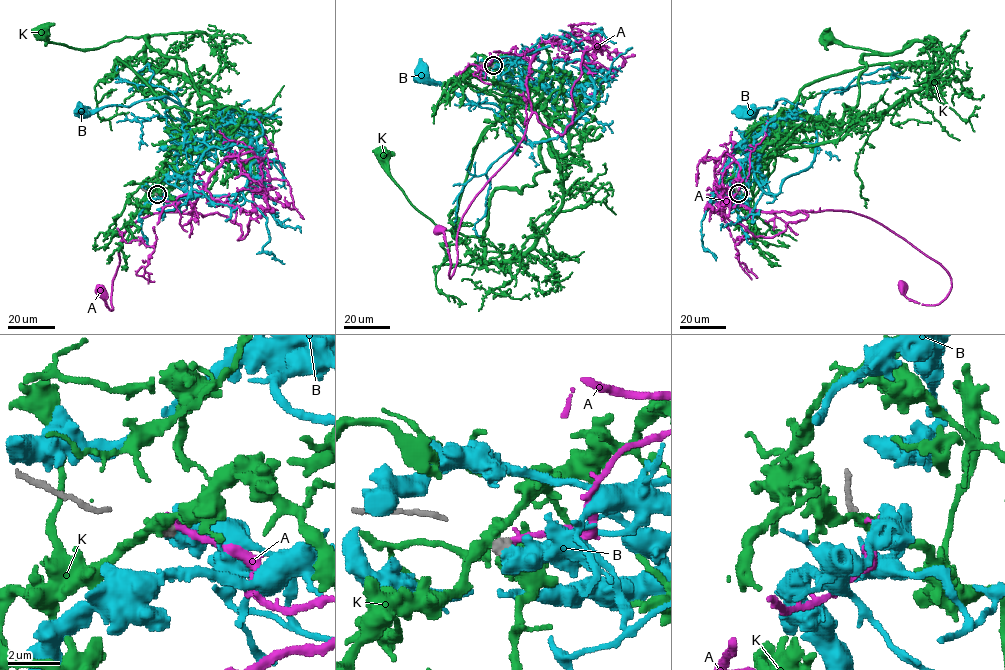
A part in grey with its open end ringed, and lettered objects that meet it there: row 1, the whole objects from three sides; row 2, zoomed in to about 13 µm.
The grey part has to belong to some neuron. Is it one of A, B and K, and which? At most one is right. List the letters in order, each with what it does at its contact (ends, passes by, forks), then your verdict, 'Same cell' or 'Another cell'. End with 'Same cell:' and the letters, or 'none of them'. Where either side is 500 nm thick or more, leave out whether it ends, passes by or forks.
A: It ends there. Another cell
B: Another cell
K: It passes by. Another cell
Same cell: none of them

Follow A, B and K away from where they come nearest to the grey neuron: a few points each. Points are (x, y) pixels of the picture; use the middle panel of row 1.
A: (493, 66), (512, 54), (533, 56), (526, 79), (532, 115), (522, 140), (461, 219), (450, 278), (439, 229)
B: (493, 66), (521, 52), (543, 62), (502, 104), (502, 125), (523, 140), (497, 106), (420, 75)
K: (491, 66), (479, 78), (525, 97), (560, 165), (562, 204), (525, 252), (483, 265), (380, 155)

